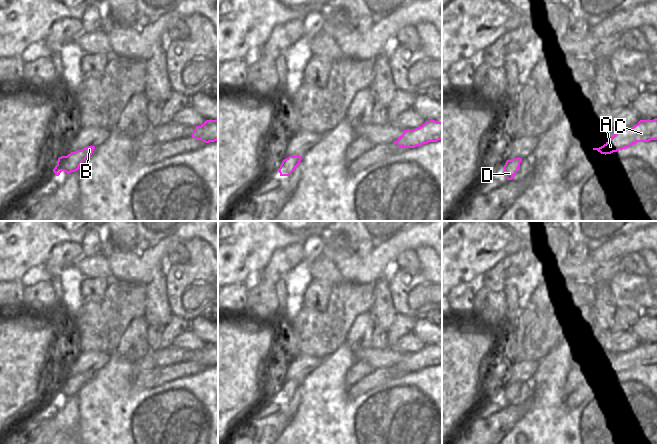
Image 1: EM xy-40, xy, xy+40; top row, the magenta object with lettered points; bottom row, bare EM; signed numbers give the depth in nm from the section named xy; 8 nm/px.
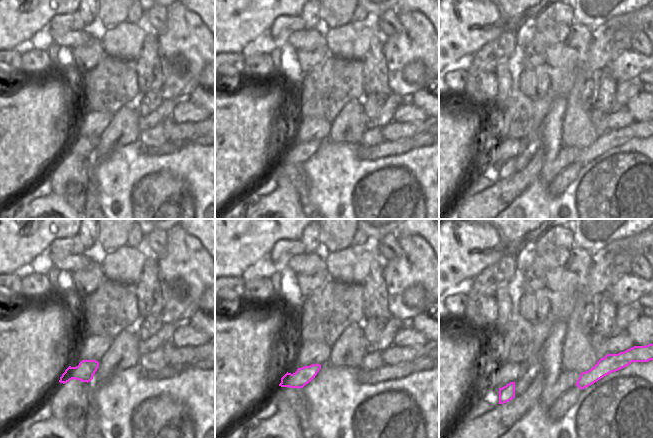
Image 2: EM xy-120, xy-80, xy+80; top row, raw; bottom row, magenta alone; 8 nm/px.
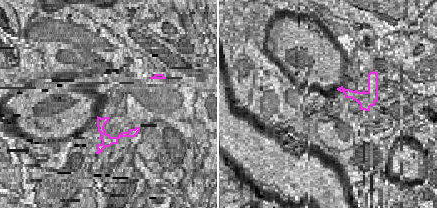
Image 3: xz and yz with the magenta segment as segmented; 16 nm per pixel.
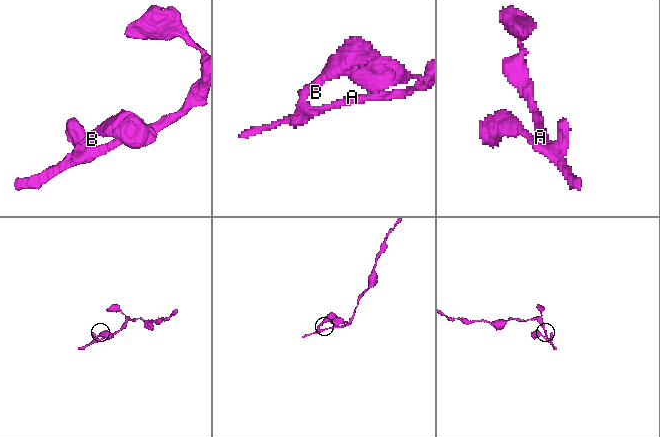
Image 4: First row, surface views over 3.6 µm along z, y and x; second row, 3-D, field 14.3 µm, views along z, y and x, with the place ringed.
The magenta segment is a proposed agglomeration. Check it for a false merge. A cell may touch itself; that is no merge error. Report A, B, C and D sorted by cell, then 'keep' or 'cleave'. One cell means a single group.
A B C D; keep

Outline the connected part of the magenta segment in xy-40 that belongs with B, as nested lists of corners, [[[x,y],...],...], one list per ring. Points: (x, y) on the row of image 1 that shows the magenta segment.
[[[87,146],[81,150],[71,152],[67,156],[59,157],[53,172],[56,176],[59,176],[62,171],[67,174],[77,171],[80,165],[92,155],[94,149],[95,146]]]

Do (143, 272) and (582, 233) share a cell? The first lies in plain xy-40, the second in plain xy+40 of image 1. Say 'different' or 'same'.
different

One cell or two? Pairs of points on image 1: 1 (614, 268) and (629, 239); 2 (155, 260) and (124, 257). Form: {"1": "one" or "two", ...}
{"1": "two", "2": "one"}

